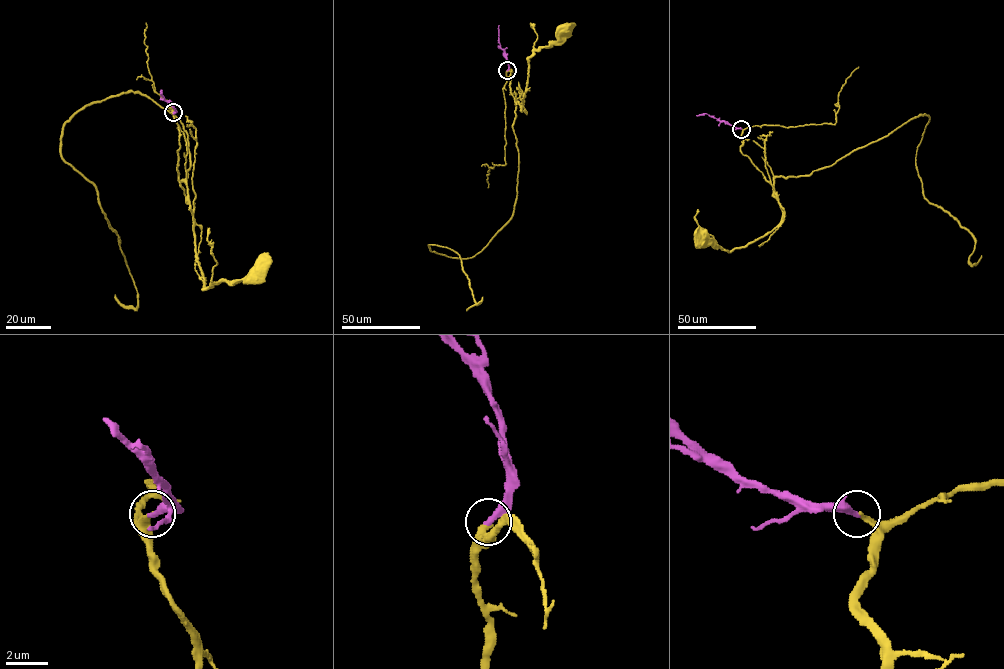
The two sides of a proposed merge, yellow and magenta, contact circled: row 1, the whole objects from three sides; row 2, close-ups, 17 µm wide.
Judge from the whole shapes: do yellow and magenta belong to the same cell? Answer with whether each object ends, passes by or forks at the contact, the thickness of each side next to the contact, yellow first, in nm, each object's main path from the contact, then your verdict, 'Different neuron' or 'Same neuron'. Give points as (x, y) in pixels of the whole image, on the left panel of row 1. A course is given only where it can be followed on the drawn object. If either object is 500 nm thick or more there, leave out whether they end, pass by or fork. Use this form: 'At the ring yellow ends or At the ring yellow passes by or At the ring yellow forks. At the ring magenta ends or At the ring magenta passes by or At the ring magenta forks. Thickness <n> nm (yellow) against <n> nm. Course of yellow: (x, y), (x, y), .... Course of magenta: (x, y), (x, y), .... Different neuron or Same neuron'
At the ring yellow ends. At the ring magenta ends. Thickness 280 nm (yellow) against 360 nm. Course of yellow: (174, 112), (179, 136), (177, 172), (193, 220), (203, 288), (240, 281), (256, 272). Course of magenta: (174, 112), (175, 110), (162, 92). Same neuron

